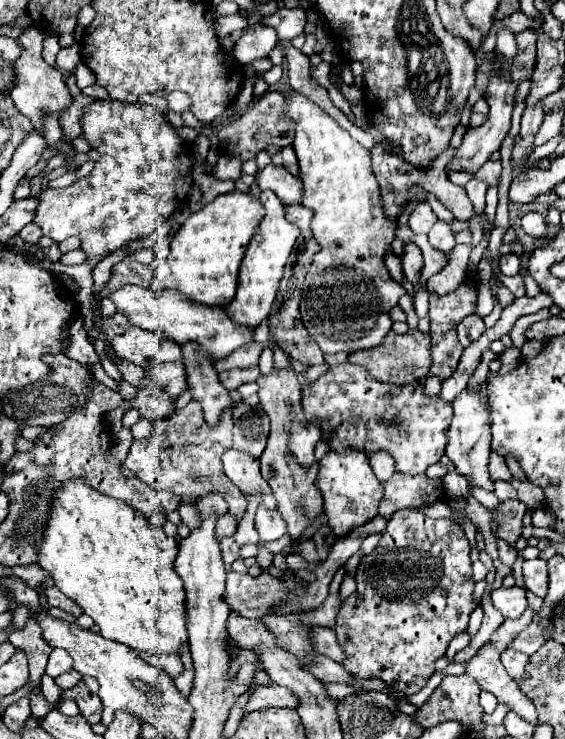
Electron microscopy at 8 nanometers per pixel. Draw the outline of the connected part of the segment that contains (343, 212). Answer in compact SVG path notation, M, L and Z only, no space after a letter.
M286 92L284 116L294 120L294 152L300 162L300 180L304 184L302 204L314 210L312 232L322 250L314 256L312 268L304 280L304 296L300 304L302 322L318 342L324 354L336 352L356 352L360 348L378 346L392 328L388 316L390 308L396 306L398 298L406 292L402 286L392 282L388 270L384 270L384 246L390 246L394 240L396 222L386 222L384 212L380 210L380 190L376 178L372 178L370 152L350 138L332 116L328 116L320 106L300 92Z

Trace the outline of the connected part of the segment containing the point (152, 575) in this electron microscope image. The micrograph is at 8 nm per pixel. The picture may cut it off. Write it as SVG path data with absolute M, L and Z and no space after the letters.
M82 480L66 482L54 492L54 508L46 526L46 540L38 550L38 564L48 570L54 584L100 626L104 638L124 642L126 646L132 646L132 650L150 656L160 652L180 654L180 646L188 644L184 588L172 566L176 558L176 538L170 538L164 528L150 526L142 514L126 506L122 500L104 496Z

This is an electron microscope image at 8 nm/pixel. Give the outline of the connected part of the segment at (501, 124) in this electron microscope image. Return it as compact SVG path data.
M498 70L488 74L488 94L486 94L486 102L490 106L490 112L486 116L486 122L478 128L468 128L468 132L464 134L462 146L456 150L456 158L448 164L454 170L468 170L468 172L476 172L488 158L492 152L496 152L500 148L500 142L504 140L504 136L510 130L510 116L516 104L516 92L518 92L518 82L512 80L510 72L500 74Z

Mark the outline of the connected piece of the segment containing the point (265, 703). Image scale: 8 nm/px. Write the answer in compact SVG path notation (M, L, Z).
M250 684L248 690L248 704L244 706L244 716L258 710L258 708L268 708L268 706L278 706L278 708L296 708L298 698L282 688L282 686L260 686L260 684Z

